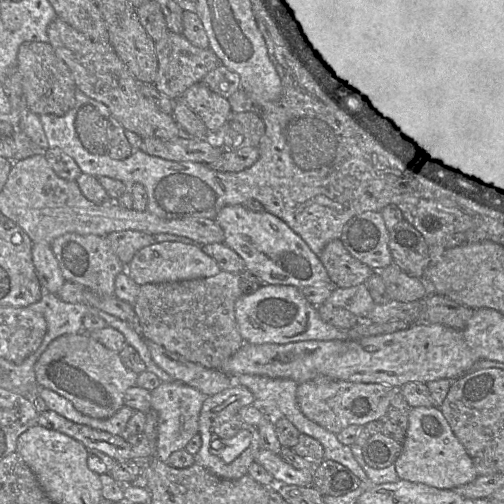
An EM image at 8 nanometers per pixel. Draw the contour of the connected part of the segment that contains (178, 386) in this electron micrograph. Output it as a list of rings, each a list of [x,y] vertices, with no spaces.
[[[179,381],[161,382],[151,392],[151,408],[159,417],[159,433],[155,455],[166,462],[170,455],[184,449],[190,439],[199,433],[199,416],[206,396],[197,389]]]

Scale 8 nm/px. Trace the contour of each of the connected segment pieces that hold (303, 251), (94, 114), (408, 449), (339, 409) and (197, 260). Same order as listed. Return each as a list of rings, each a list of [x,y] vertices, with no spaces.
[[[233,205],[224,207],[215,221],[223,229],[224,243],[243,259],[246,270],[258,277],[264,285],[304,289],[330,284],[330,278],[319,256],[277,216],[266,211],[253,212],[243,205]]]
[[[92,105],[78,111],[75,129],[82,145],[91,153],[108,154],[107,120]]]
[[[435,406],[410,409],[403,449],[395,468],[399,479],[439,489],[453,489],[478,476],[473,459],[454,435],[440,408]]]
[[[315,379],[298,384],[296,400],[301,412],[326,430],[338,434],[349,425],[365,425],[387,418],[390,401],[399,387],[379,383],[357,383],[333,379]]]
[[[165,241],[154,242],[140,249],[126,266],[126,273],[139,285],[207,278],[221,271],[217,262],[200,247],[182,242]]]

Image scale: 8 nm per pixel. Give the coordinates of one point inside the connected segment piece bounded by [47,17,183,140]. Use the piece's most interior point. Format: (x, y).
(97, 70)

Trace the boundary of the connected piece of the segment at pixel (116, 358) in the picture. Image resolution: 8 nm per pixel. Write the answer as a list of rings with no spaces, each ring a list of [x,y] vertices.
[[[85,332],[53,340],[36,362],[34,371],[39,386],[55,391],[69,400],[78,412],[96,419],[110,418],[121,409],[126,390],[136,386],[138,377],[125,367],[119,353]]]

